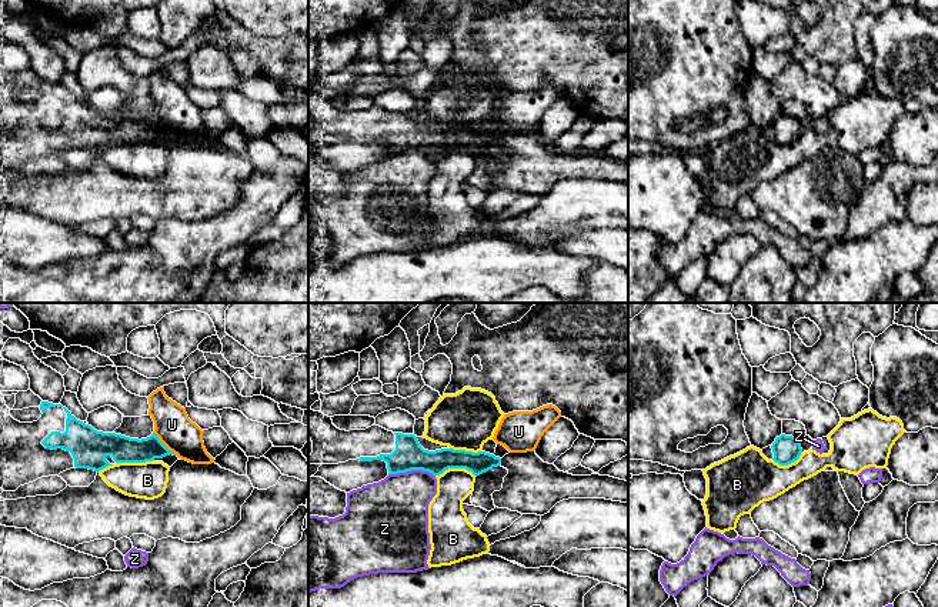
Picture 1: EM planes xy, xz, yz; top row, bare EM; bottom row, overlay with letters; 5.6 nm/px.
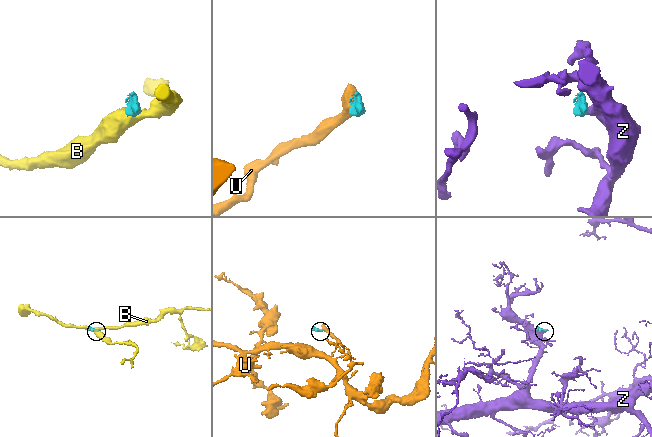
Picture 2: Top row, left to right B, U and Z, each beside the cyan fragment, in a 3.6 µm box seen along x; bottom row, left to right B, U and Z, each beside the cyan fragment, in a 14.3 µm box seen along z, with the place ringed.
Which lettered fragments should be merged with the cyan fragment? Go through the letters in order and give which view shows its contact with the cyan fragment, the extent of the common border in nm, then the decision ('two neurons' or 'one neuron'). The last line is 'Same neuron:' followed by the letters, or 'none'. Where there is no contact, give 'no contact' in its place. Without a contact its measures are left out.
B: contact in xz; length 240 nm; two neurons
U: contact in xy; length 190 nm; two neurons
Z: contact in xz; length 260 nm; two neurons
Same neuron: none

